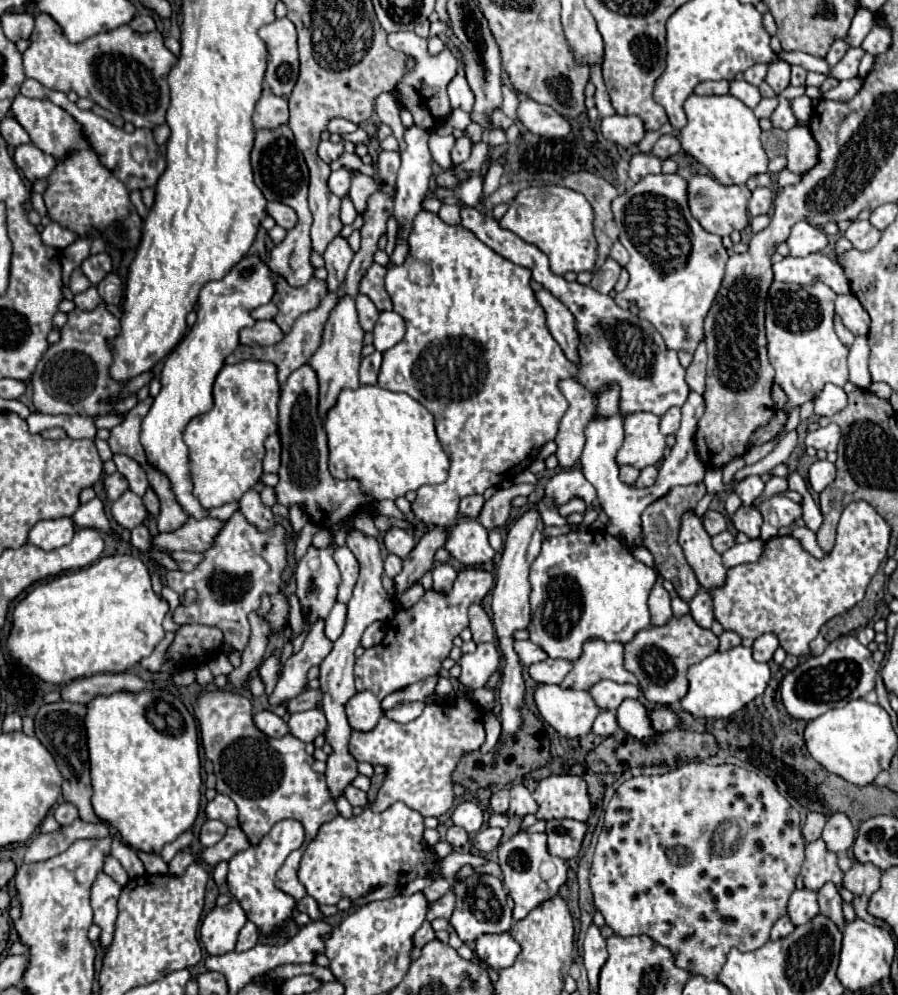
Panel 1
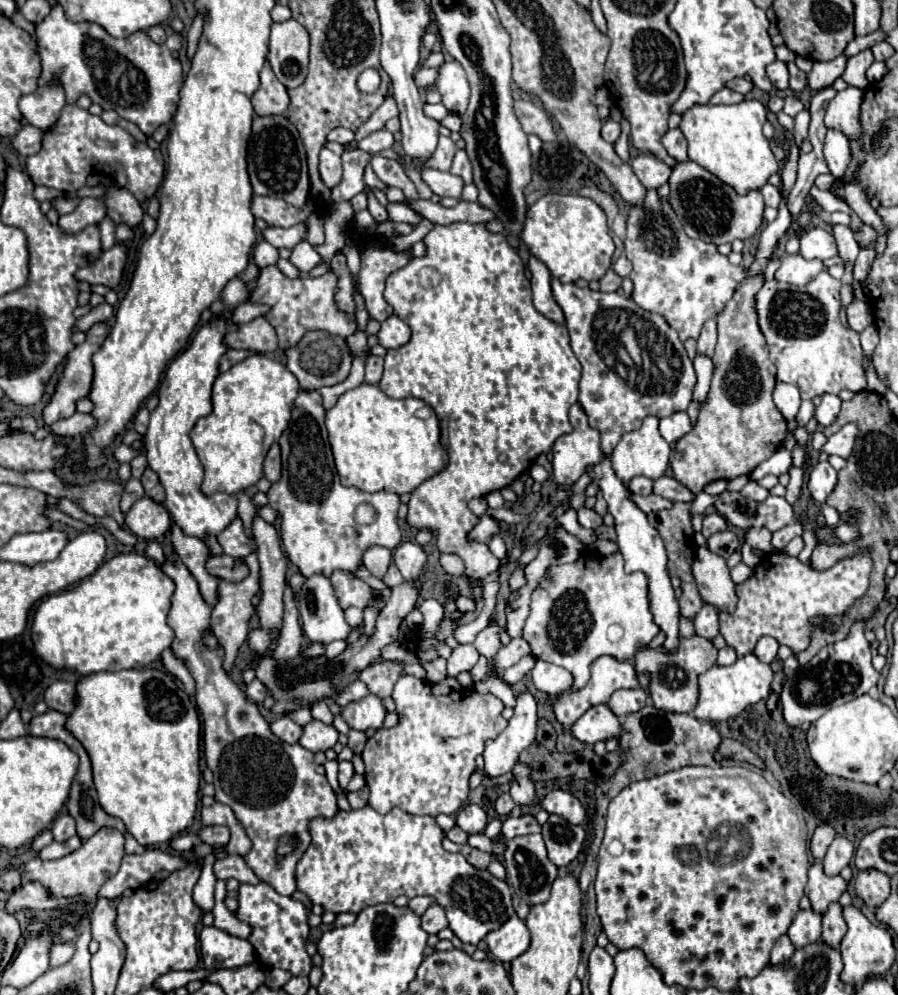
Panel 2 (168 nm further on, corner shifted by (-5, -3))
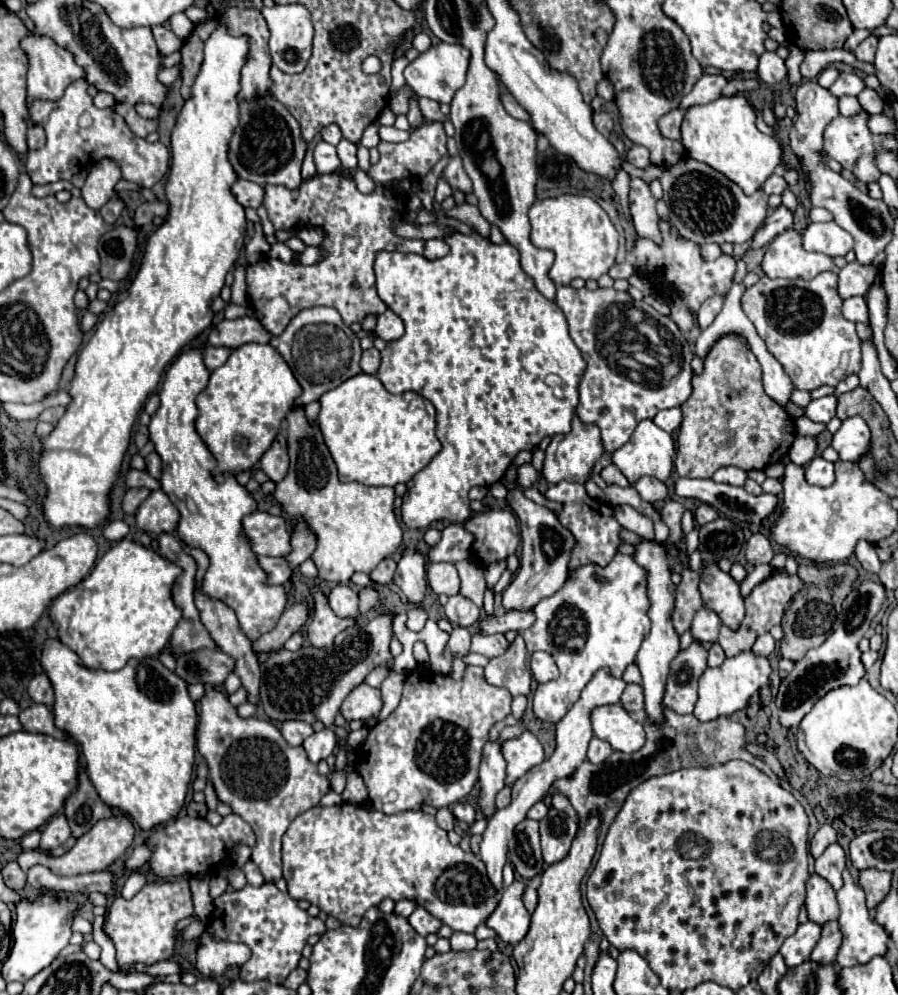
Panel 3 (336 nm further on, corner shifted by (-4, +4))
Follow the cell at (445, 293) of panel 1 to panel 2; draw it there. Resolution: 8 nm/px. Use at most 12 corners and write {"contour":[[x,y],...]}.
{"contour":[[435,224],[387,278],[449,466],[409,500],[469,578],[467,508],[569,434],[581,364],[485,224]]}

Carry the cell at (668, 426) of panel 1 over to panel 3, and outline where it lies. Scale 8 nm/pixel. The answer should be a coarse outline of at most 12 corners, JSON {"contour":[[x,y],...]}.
{"contour":[[678,407],[664,409],[654,417],[660,429],[672,433],[682,423]]}

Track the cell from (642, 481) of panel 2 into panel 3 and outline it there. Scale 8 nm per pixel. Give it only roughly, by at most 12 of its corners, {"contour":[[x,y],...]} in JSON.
{"contour":[[656,477],[634,483],[642,501],[652,503],[668,497],[668,487]]}

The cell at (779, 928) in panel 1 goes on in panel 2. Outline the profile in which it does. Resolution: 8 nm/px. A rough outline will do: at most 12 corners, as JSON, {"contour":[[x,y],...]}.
{"contour":[[789,936],[775,942],[771,950],[771,964],[787,962],[795,946]]}

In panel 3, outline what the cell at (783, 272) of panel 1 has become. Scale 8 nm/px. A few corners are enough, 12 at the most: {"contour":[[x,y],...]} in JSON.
{"contour":[[786,229],[762,259],[768,277],[814,279],[834,271],[832,257],[808,253],[802,235]]}

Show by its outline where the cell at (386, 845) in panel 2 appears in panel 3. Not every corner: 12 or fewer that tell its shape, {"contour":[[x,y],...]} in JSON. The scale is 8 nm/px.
{"contour":[[312,807],[288,895],[358,925],[410,899],[450,929],[498,905],[434,815]]}

